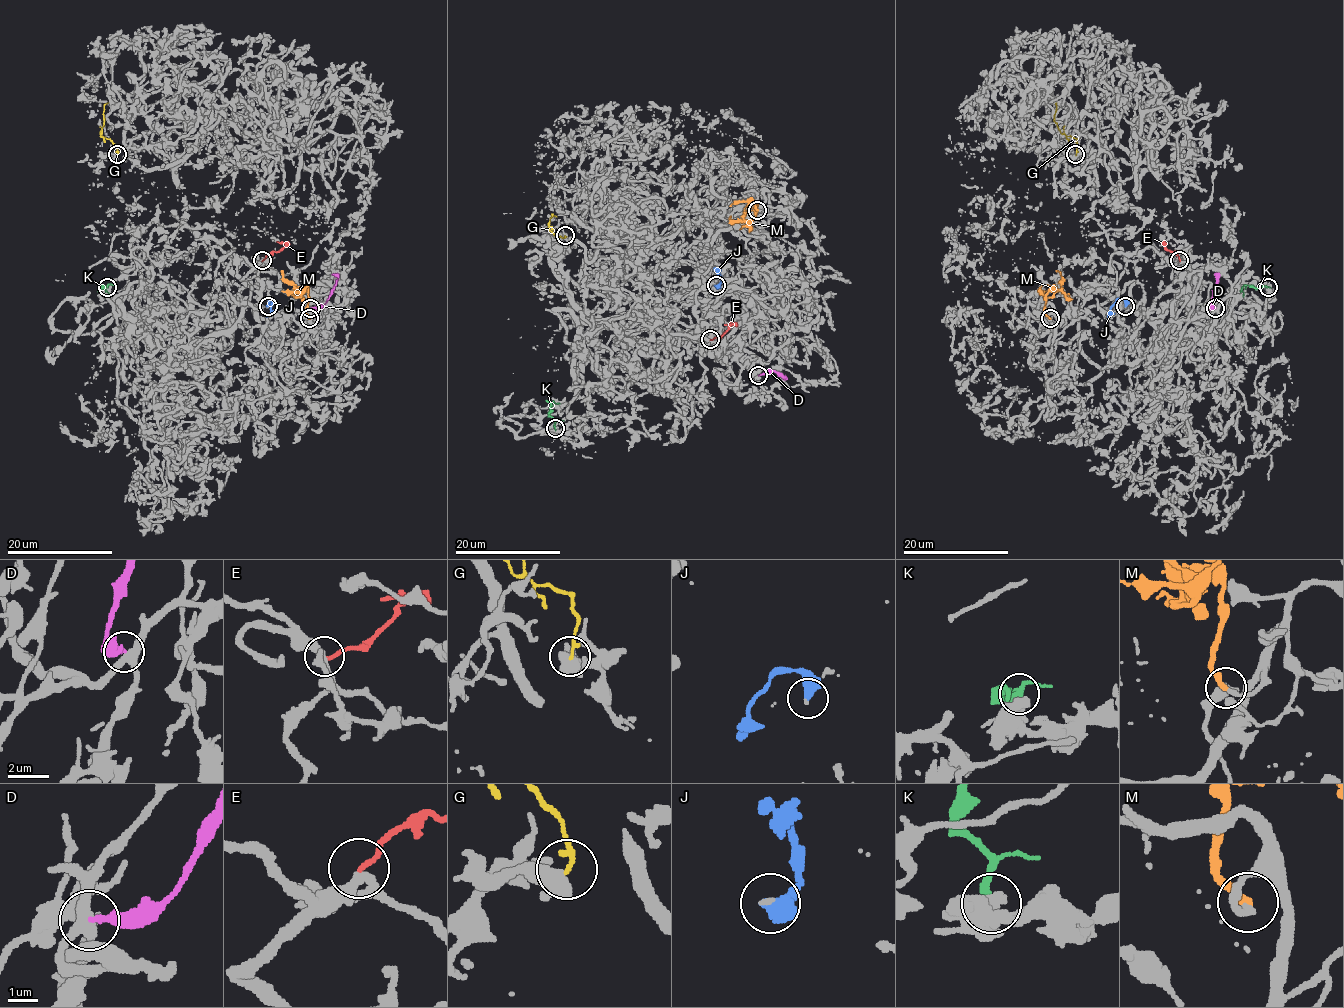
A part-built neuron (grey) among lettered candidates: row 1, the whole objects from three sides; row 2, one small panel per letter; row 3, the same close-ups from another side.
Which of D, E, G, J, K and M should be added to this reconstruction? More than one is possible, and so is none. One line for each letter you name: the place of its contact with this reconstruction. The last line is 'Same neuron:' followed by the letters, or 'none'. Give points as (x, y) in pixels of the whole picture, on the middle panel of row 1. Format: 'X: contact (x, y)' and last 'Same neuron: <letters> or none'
E: contact (710, 339)
M: contact (757, 210)
Same neuron: E, M

